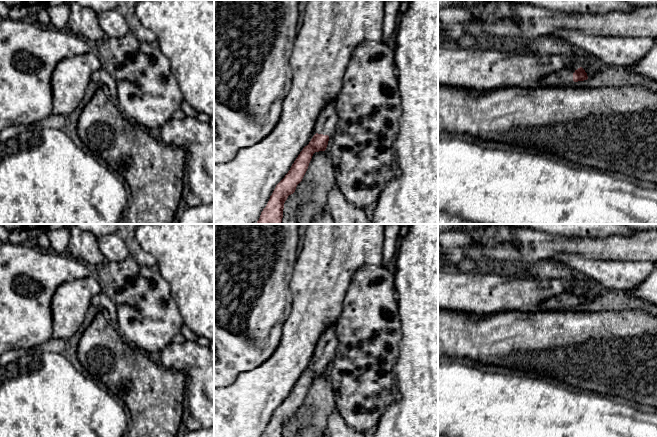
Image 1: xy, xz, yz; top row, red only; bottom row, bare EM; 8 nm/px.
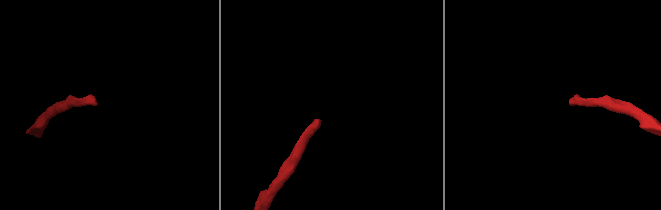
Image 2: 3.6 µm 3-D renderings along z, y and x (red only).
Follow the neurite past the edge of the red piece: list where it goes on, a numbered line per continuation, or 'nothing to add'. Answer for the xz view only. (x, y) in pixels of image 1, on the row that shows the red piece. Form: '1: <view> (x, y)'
1: xz (327, 122)

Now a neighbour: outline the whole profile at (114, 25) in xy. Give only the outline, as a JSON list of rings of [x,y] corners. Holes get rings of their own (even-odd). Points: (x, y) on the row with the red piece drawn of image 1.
[[[116,9],[98,14],[99,24],[107,38],[119,38],[129,32],[126,18]]]

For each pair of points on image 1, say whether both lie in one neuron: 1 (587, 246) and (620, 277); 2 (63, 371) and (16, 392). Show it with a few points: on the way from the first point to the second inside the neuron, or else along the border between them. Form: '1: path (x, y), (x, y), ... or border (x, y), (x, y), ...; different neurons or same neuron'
1: border (578, 254), (587, 257), (612, 258), (624, 261); different neurons
2: path (51, 383), (42, 392), (28, 392); same neuron

